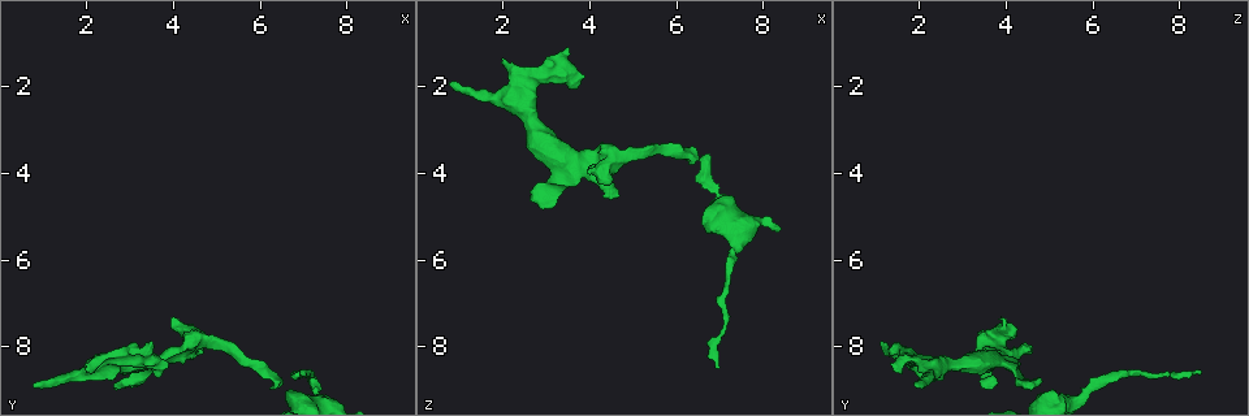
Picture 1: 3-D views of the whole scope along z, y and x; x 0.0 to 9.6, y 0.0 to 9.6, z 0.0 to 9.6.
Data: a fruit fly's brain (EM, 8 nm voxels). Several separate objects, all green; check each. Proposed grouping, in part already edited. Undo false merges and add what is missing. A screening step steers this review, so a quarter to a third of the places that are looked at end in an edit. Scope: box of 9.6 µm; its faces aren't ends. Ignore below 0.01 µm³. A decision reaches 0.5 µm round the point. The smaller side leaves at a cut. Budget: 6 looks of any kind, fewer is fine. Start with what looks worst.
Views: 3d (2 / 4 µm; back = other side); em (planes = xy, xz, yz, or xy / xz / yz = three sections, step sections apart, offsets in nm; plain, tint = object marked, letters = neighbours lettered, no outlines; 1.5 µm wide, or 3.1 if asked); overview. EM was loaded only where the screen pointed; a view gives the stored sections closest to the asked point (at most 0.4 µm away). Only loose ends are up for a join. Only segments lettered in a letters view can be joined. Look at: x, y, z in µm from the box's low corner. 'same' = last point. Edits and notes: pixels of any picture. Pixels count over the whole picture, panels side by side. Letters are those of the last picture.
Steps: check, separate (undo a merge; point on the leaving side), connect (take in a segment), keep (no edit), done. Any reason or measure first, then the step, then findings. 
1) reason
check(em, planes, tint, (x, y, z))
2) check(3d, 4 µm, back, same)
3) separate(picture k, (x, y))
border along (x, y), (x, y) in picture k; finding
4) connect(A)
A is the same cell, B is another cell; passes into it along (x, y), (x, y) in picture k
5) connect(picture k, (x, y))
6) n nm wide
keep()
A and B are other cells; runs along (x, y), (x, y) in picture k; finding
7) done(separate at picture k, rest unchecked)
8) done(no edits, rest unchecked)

check(em, xz, step 4, letters, (6.95, 8.55, 8.45))

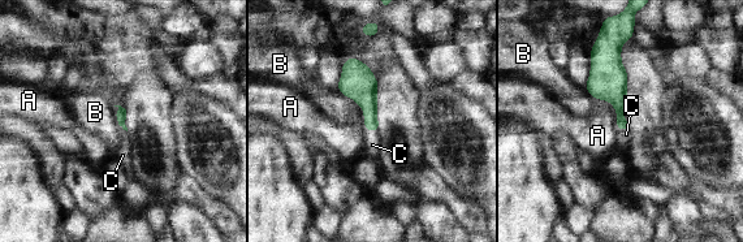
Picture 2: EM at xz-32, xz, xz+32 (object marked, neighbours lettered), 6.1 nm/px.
connect(C)
C is the same cell, A and B are other cells; passes into it along (359, 83), (364, 122), (372, 145) in picture 2; the cell continues

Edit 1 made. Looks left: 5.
an open end
check(em, yz, step 4, tint, (2.10, 8.65, 1.55))

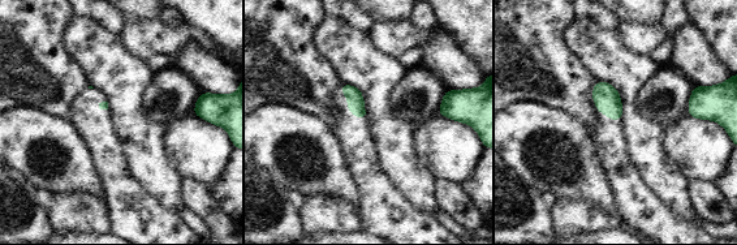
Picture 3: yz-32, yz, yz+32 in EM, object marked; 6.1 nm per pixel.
check(em, planes, letters, same)

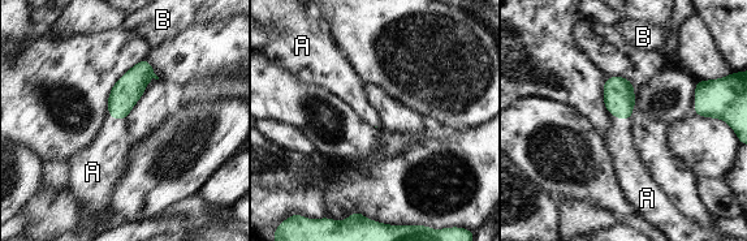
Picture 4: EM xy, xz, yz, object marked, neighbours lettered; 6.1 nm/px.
connect(A)
A is the same cell, B is another cell; the cell continues

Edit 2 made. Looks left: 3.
see it whole again
check(overview)

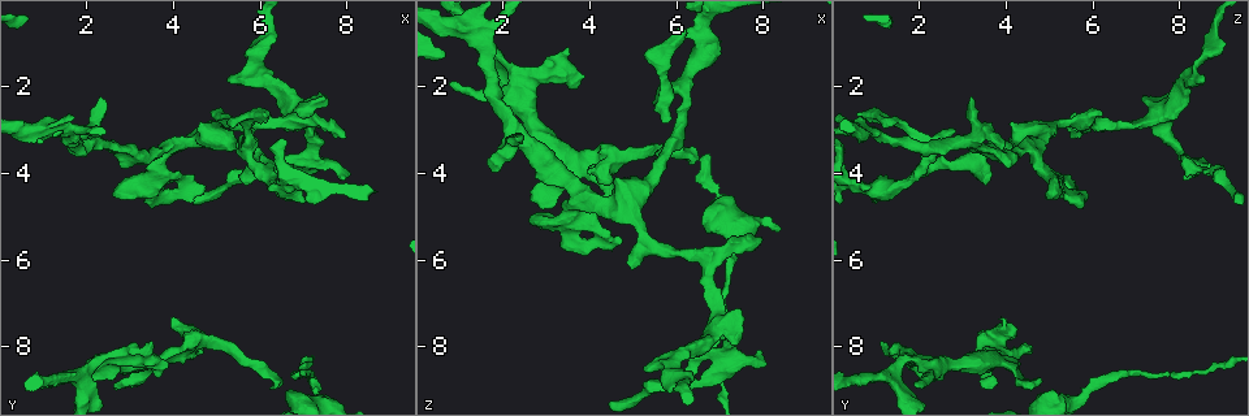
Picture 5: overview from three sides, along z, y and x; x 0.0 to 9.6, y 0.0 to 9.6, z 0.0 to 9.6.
an open end
check(3d, 2 µm, back, (3.20, 8.75, 4.80))

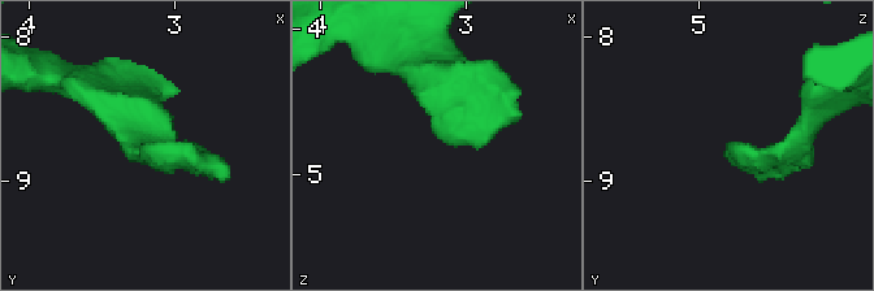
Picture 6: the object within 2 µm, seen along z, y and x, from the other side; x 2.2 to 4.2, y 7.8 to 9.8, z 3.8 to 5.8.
now the EM
check(em, planes, letters, (3.18, 8.74, 4.72))

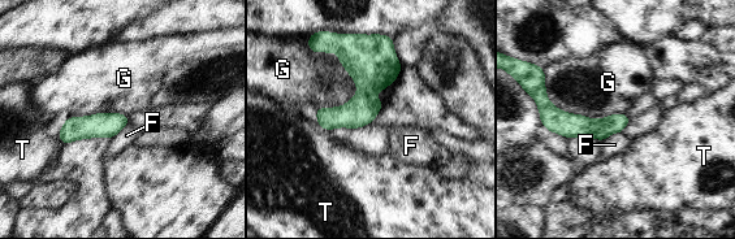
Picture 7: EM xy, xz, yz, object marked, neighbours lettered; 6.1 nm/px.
G touches over 420 nm
keep()
F, G and T are other cells; no lettered segment goes on from it

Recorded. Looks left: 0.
done(connect at picture 2, connect at picture 4, rest unchecked)

